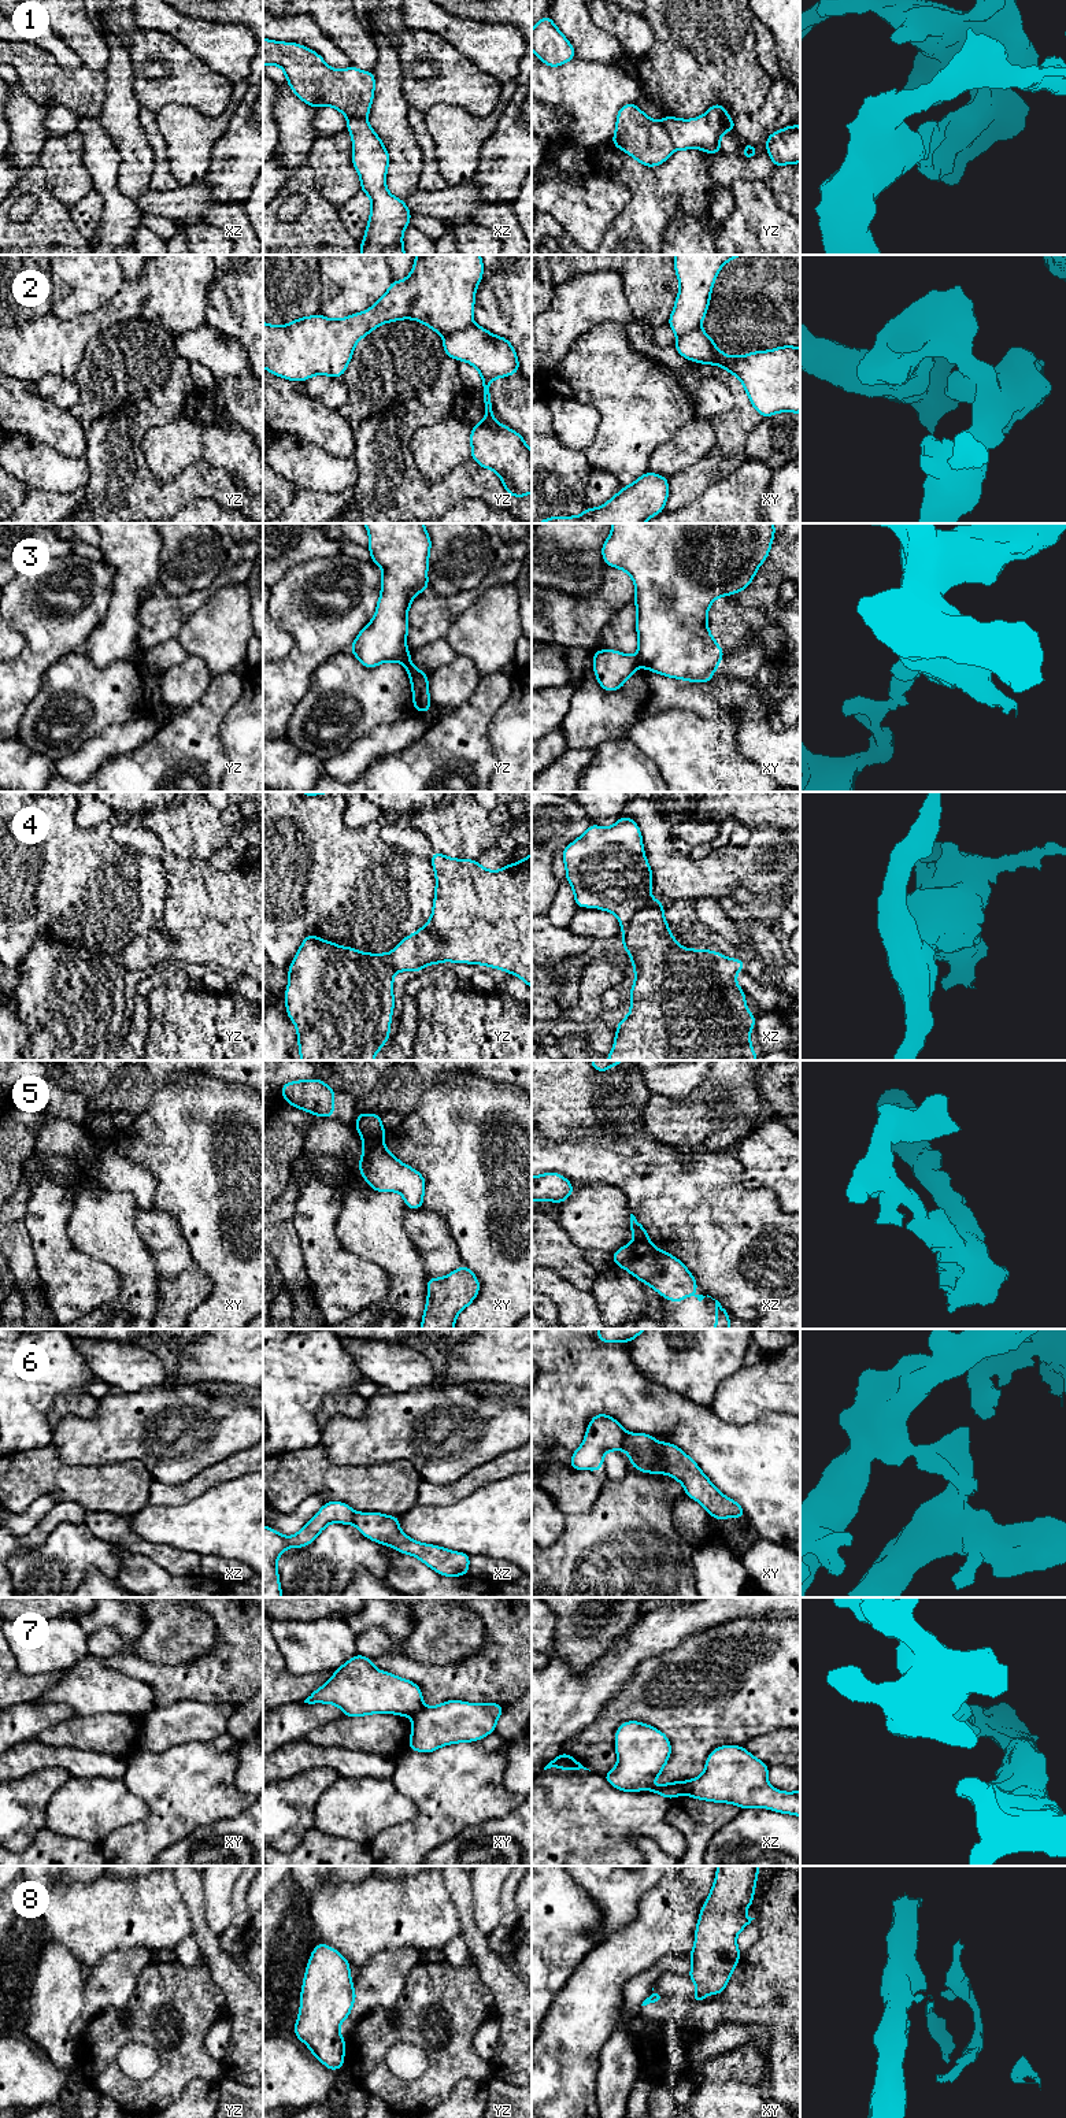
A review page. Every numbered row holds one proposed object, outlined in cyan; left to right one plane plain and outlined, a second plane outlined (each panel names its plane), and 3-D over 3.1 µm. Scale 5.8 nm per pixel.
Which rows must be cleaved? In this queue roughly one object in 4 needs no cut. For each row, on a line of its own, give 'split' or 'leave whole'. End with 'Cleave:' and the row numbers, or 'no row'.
1: split
2: split
3: split
4: split
5: split
6: split
7: split
8: split
Cleave: 1, 2, 3, 4, 5, 6, 7, 8

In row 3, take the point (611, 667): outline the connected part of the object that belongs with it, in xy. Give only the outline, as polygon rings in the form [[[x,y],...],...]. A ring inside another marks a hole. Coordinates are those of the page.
[[[597,649],[593,652],[595,677],[602,689],[607,692],[619,690],[639,666],[636,656],[615,649]]]

